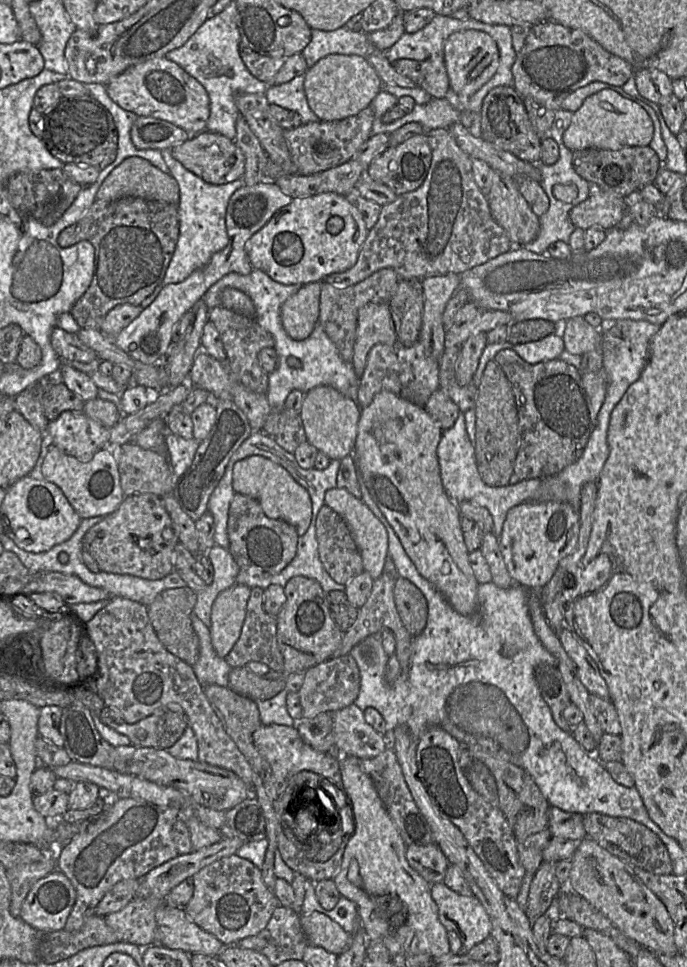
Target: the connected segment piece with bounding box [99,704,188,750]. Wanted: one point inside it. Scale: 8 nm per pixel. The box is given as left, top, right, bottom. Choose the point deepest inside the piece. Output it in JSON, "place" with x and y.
{"place":[160,730]}

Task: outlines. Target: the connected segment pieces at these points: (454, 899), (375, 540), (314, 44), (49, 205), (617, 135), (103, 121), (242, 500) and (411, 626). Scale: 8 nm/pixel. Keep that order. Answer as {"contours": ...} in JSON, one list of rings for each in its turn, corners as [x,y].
{"contours":[[[[443,883],[432,884],[430,891],[438,907],[439,920],[460,937],[464,950],[490,936],[490,917],[474,895],[460,894]]],[[[335,487],[327,490],[324,501],[327,506],[339,514],[346,522],[361,554],[365,572],[373,580],[379,578],[384,572],[385,562],[388,558],[388,533],[384,525],[361,499],[356,498],[343,488]]],[[[343,26],[334,31],[311,29],[311,40],[301,52],[308,68],[331,55],[358,55],[367,58],[376,51],[363,31],[352,31]]],[[[62,169],[20,172],[11,175],[5,182],[11,205],[24,217],[32,217],[44,226],[51,226],[60,219],[82,188],[83,186],[72,180]]],[[[603,89],[587,97],[581,107],[573,112],[571,122],[563,133],[563,142],[572,151],[585,148],[616,150],[648,146],[653,133],[653,122],[641,106],[615,90]]],[[[90,95],[61,96],[42,115],[44,131],[41,140],[59,161],[103,170],[115,160],[118,149],[115,122],[110,112]]],[[[235,493],[228,511],[228,550],[241,570],[255,576],[273,576],[295,557],[298,534],[292,525],[265,515],[260,503],[249,496]]],[[[397,577],[394,602],[400,619],[412,638],[418,636],[427,621],[427,601],[422,592],[409,580]]]]}

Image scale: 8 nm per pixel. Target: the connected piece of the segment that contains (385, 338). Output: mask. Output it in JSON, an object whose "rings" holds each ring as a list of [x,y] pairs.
{"rings":[[[368,303],[358,312],[352,365],[359,378],[364,373],[371,348],[379,343],[393,345],[398,340],[388,304]]]}

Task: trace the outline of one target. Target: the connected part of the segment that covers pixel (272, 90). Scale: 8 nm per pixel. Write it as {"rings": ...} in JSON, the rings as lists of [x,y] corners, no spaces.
{"rings":[[[303,74],[283,84],[269,84],[265,96],[270,104],[297,112],[301,117],[302,124],[318,122],[320,119],[308,105],[304,91],[304,80]]]}

